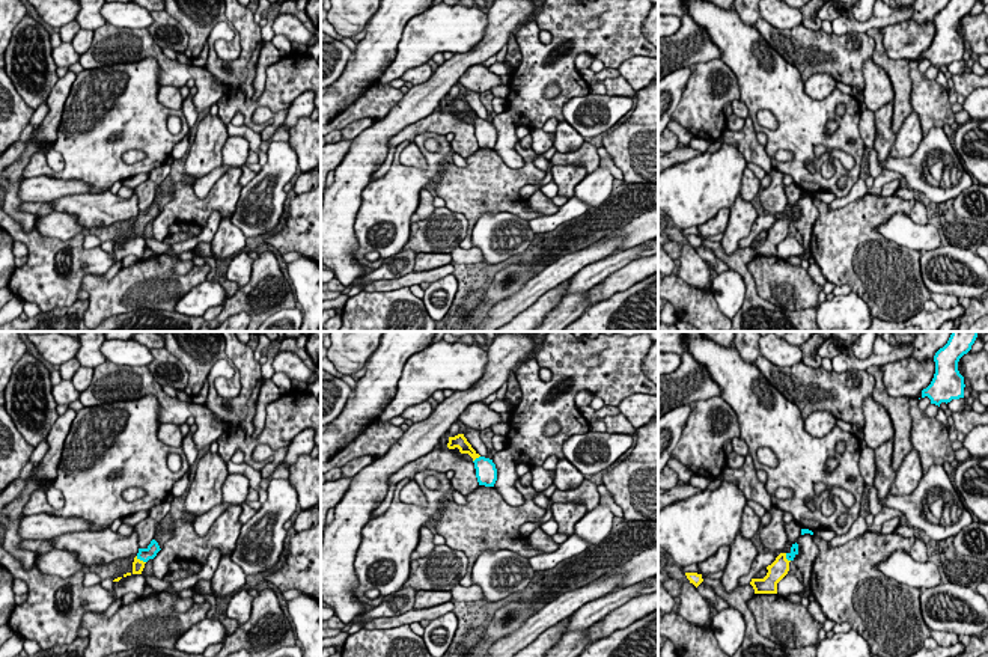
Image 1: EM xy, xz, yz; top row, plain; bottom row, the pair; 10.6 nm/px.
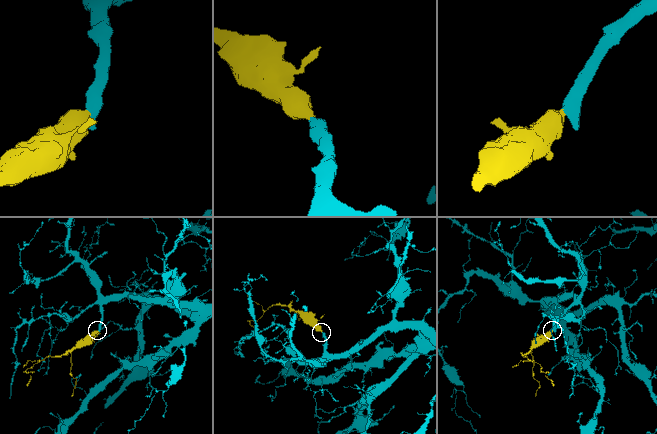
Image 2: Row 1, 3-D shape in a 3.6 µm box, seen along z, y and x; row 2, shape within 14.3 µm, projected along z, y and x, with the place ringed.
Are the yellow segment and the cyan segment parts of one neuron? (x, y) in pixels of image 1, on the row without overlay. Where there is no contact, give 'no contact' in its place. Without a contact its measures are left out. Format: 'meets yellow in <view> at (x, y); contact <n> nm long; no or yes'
meets yellow in xy at (139, 222); contact 130 nm long; yes

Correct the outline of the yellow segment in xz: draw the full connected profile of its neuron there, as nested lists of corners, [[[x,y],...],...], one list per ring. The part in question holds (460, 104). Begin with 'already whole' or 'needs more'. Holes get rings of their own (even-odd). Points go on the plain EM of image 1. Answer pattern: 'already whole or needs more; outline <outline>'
needs more; outline [[[464,96],[449,99],[447,110],[449,112],[458,110],[461,116],[468,116],[473,121],[479,148],[494,149],[497,143],[496,127],[489,121],[480,119],[467,104]]]

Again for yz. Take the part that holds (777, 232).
needs more; outline [[[792,206],[789,215],[780,215],[776,223],[767,229],[764,241],[752,241],[750,247],[755,256],[777,256],[777,246],[788,237],[789,225],[798,217],[798,206]]]

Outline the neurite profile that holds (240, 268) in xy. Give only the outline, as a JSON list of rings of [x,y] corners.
[[[249,252],[233,255],[224,271],[224,279],[235,282],[241,289],[250,280],[253,261],[255,259],[249,256]]]

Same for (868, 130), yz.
[[[866,108],[860,112],[858,130],[864,142],[864,146],[874,149],[877,127],[875,127],[875,113],[872,110]]]

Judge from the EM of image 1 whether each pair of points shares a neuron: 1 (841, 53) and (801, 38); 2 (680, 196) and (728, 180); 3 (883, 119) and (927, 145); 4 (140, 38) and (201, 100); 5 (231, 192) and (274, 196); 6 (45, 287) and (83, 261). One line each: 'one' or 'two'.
1: one
2: one
3: two
4: one
5: two
6: one

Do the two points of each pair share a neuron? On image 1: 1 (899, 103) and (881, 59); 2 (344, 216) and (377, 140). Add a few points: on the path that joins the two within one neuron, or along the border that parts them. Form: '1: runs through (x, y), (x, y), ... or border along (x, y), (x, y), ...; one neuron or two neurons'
1: runs through (899, 92), (899, 77), (892, 70); one neuron
2: runs through (344, 198), (350, 178), (363, 158); one neuron

